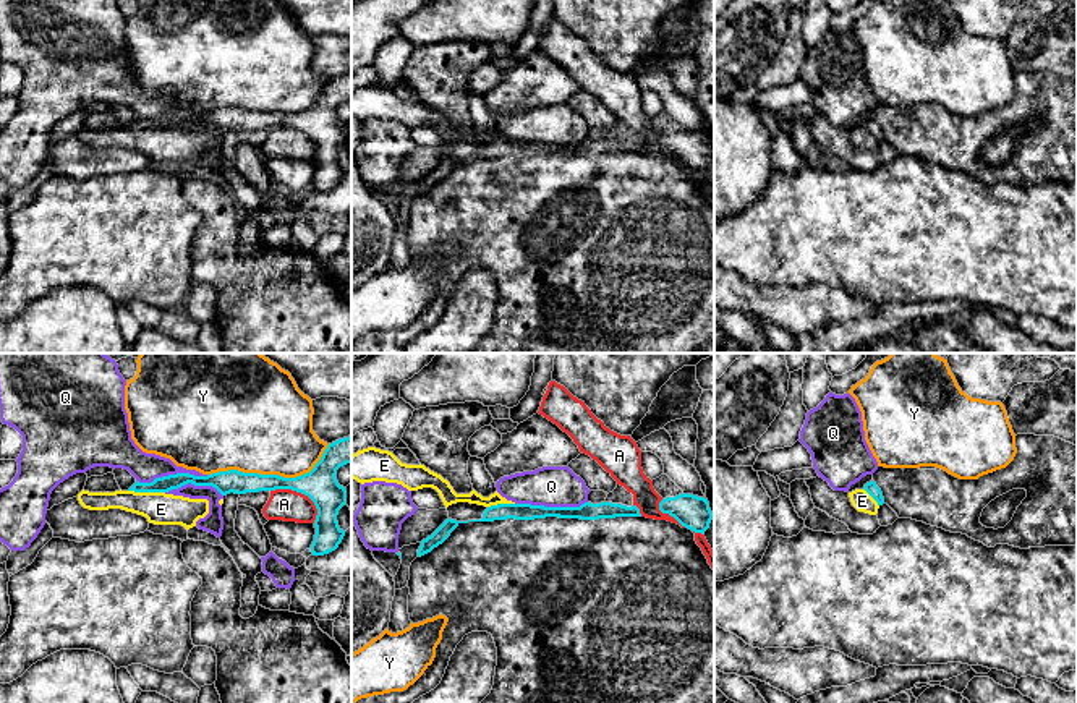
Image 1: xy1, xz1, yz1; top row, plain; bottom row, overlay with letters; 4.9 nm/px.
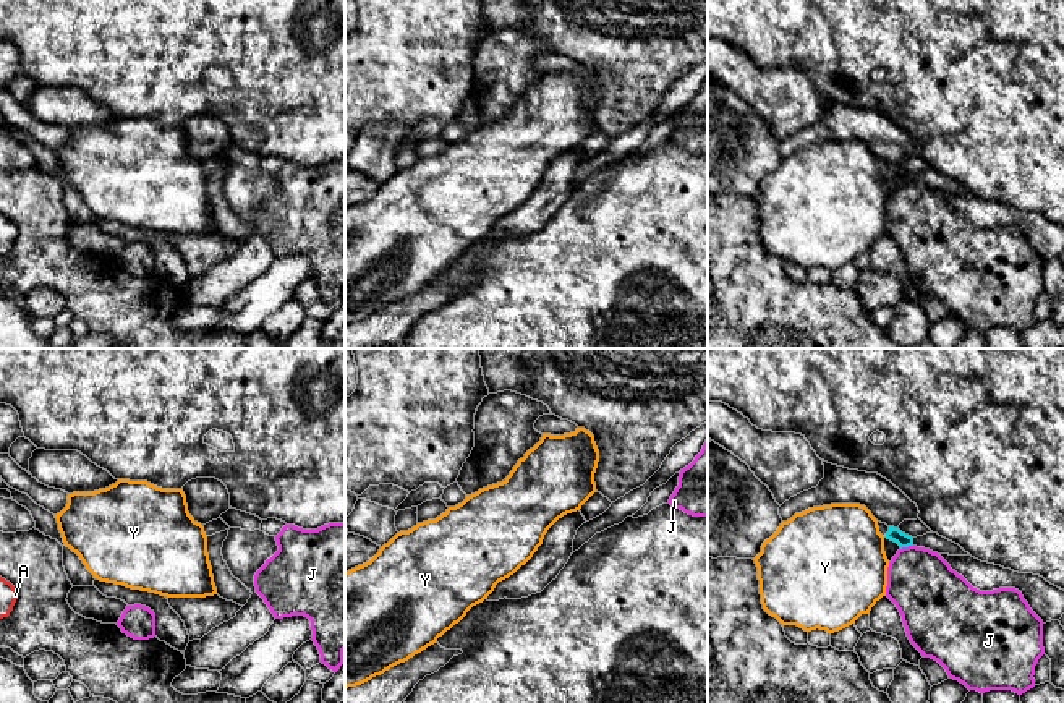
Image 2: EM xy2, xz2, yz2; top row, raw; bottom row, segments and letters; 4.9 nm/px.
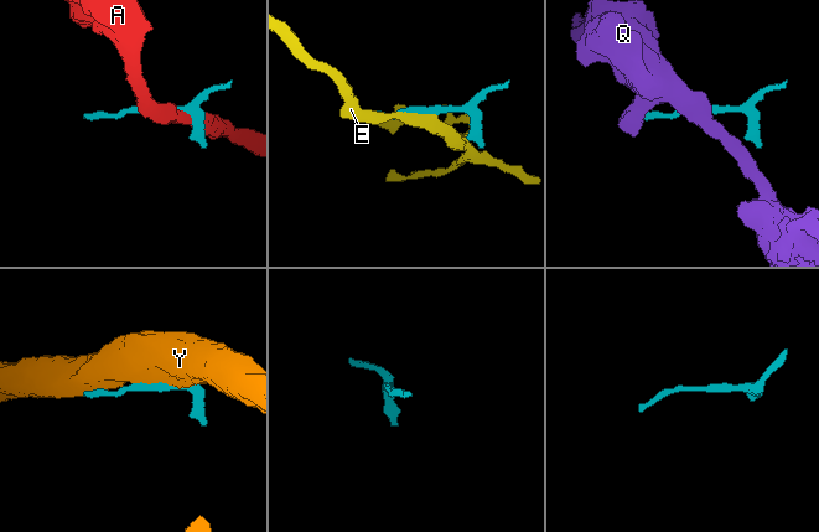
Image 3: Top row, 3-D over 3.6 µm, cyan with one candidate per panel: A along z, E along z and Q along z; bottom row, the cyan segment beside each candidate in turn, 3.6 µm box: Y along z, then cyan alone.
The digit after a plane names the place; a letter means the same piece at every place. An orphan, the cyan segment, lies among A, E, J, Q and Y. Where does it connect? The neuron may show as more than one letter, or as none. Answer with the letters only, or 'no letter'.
no letter

